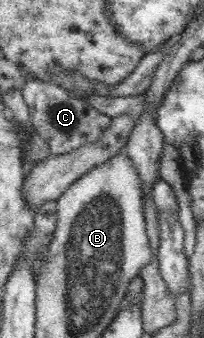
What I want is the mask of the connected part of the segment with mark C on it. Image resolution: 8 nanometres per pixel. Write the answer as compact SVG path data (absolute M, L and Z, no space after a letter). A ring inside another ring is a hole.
M28 77L22 85L21 93L29 107L33 128L48 142L54 155L68 154L82 145L96 141L110 125L110 116L90 106L86 100L80 100L75 94L68 93L58 83Z

